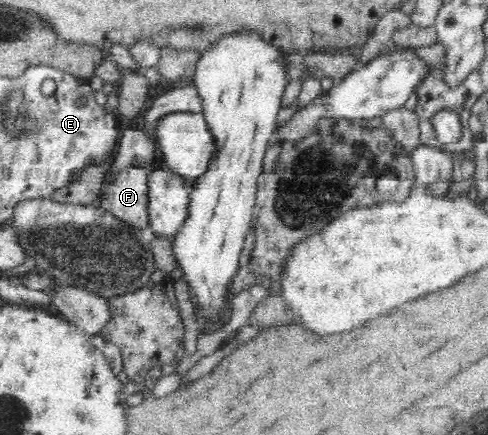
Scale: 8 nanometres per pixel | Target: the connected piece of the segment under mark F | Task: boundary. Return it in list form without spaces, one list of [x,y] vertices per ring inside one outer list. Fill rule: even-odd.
[[[146,167],[113,171],[109,186],[97,203],[120,220],[138,229],[149,228],[149,175]]]

